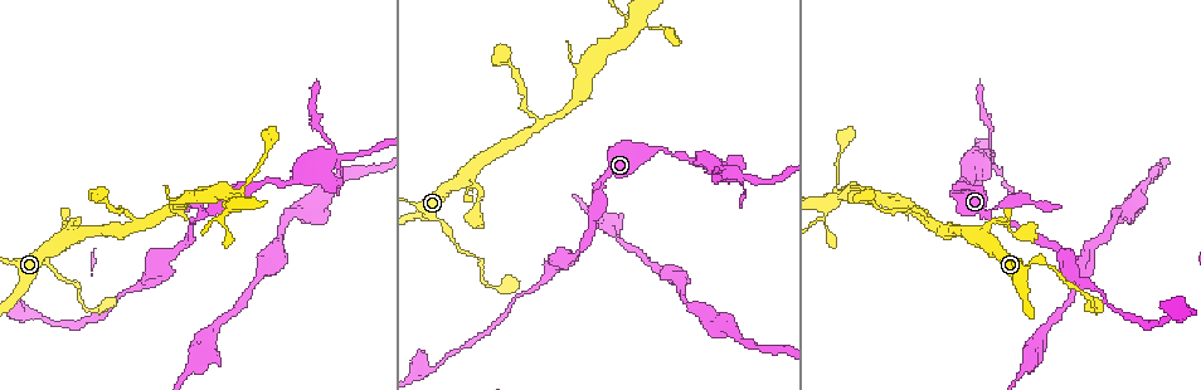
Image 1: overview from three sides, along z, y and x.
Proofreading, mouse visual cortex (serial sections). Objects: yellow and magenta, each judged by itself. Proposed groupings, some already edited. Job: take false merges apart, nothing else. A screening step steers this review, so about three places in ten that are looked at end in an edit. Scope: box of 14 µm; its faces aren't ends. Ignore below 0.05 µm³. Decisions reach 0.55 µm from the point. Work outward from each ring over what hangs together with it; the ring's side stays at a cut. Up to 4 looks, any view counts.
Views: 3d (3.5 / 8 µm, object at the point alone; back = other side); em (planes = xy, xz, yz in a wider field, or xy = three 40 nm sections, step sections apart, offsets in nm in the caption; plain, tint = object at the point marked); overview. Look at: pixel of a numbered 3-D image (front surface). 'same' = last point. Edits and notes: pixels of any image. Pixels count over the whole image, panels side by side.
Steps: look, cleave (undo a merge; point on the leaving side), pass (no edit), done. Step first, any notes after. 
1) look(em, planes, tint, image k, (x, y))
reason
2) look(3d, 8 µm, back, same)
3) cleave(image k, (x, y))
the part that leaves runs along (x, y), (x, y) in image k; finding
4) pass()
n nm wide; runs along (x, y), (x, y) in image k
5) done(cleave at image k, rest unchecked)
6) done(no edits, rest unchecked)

look(3d, 3.5 µm, image 1, (991, 138))
calibre changes

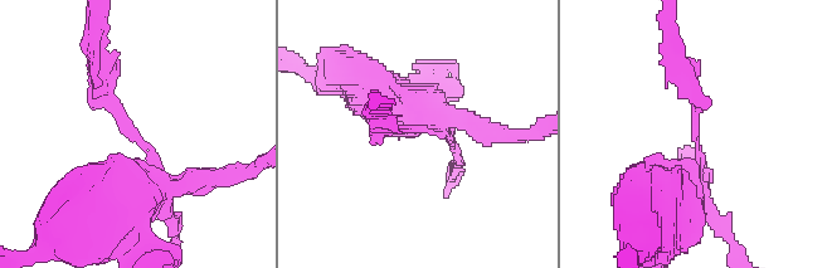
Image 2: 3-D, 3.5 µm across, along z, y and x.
look(em, xy, step 2, tint, image 2, (133, 129))
arms of 200, 400 nm

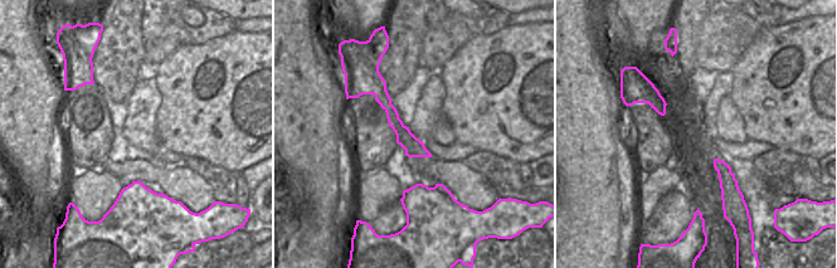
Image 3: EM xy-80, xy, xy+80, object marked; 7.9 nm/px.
pass()
runs along (375, 83), (394, 122), (426, 154) in image 3; all the same cell

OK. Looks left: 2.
look(3d, 3.5 µm, image 1, (540, 124))
three-way junction

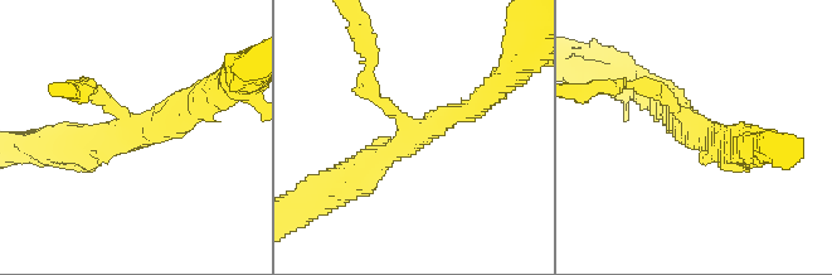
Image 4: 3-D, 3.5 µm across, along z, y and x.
look(em, planes, tint, image 4, (127, 135))
3 arms; arms of 150, 300, 500 nm

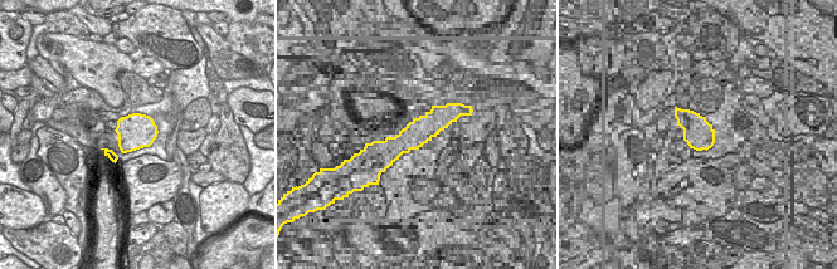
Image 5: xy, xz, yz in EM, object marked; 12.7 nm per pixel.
pass()
runs along (340, 186), (433, 124), (476, 105) in image 4; one cell here

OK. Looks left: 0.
done(no edits, rest unchecked)

